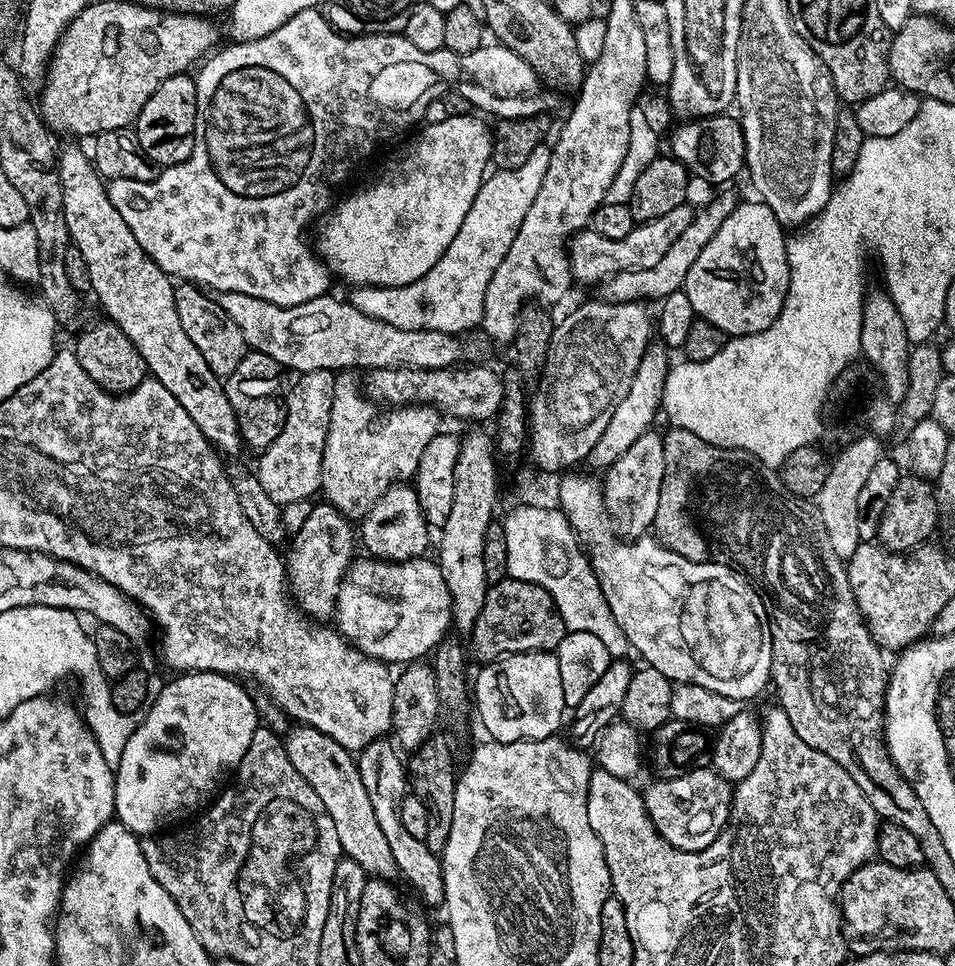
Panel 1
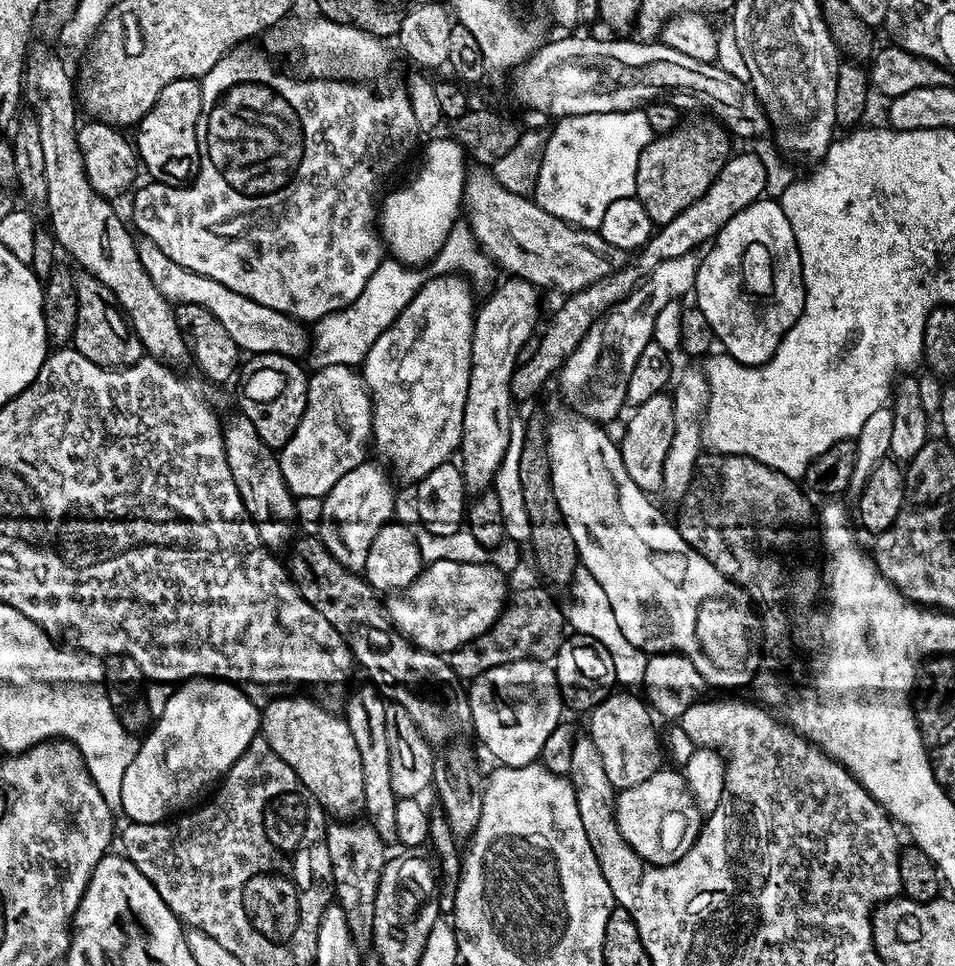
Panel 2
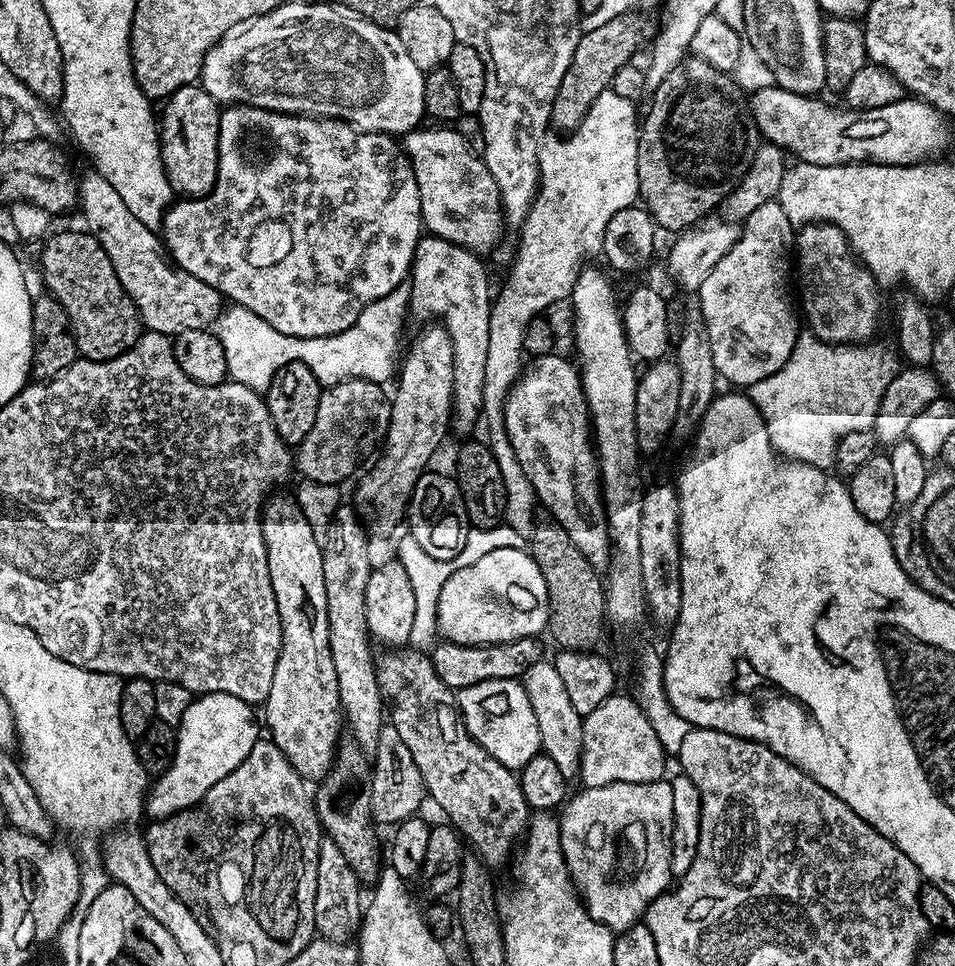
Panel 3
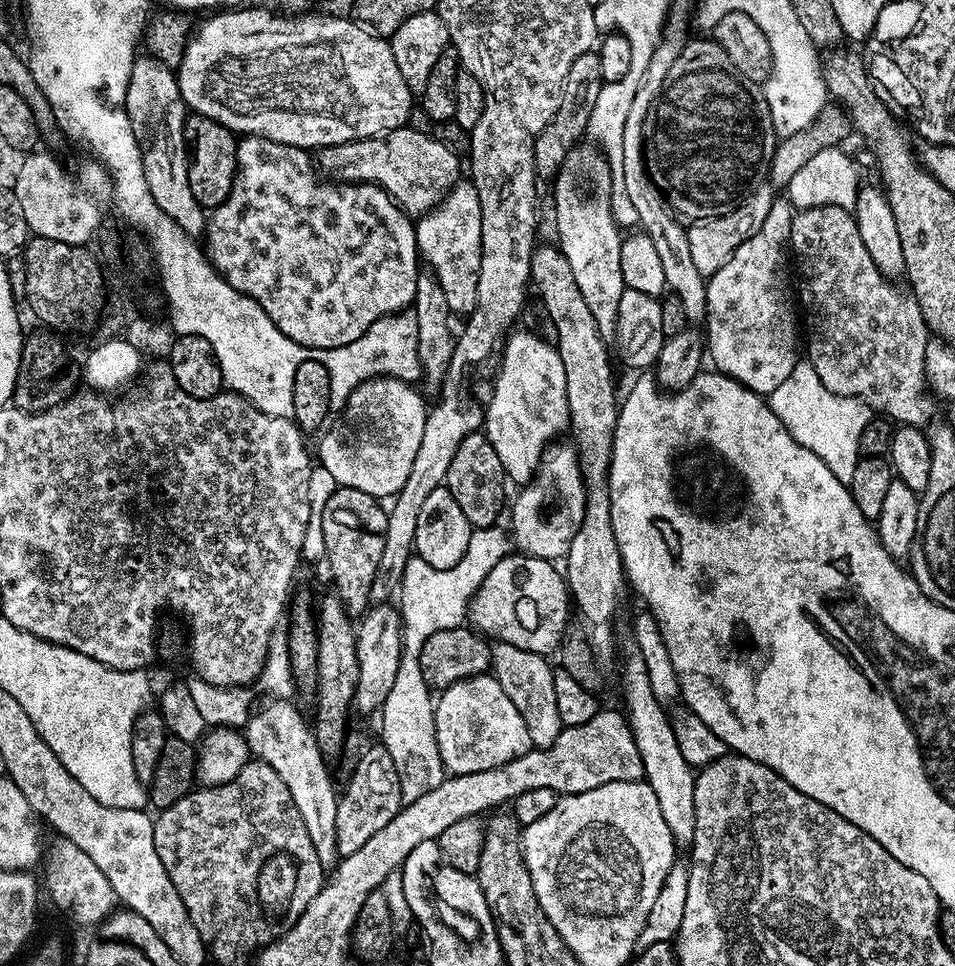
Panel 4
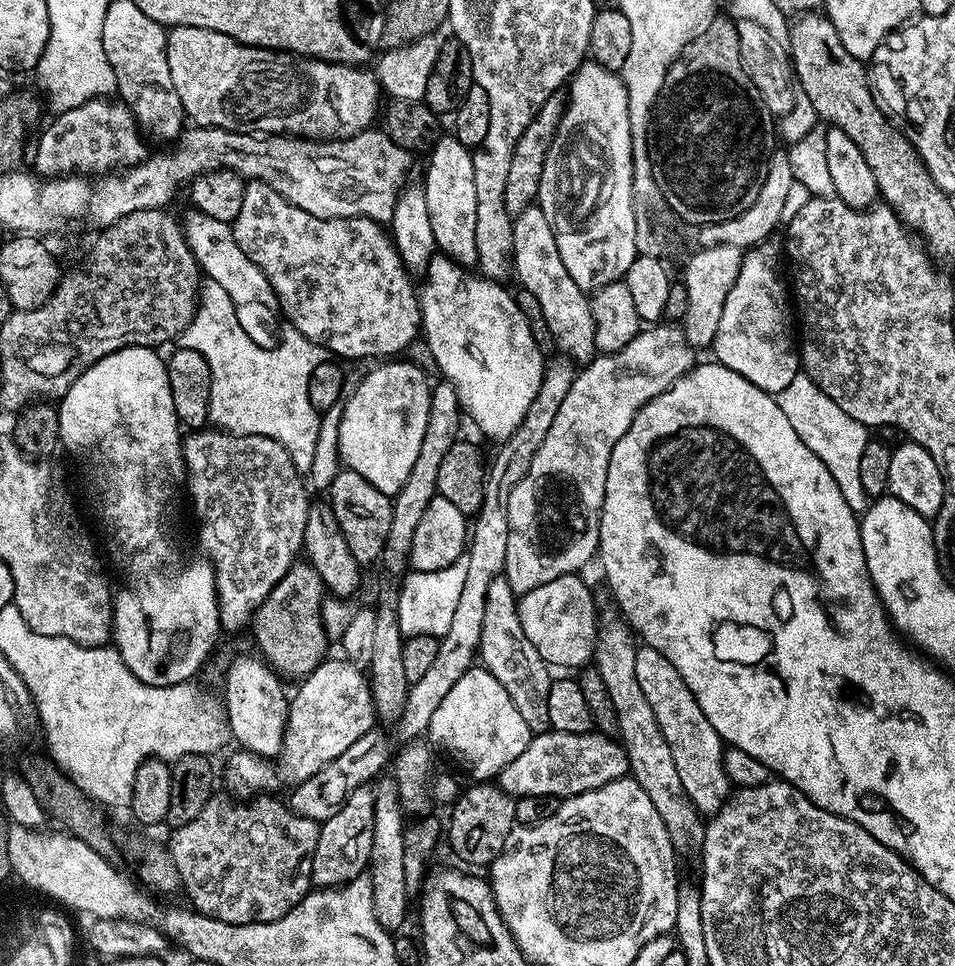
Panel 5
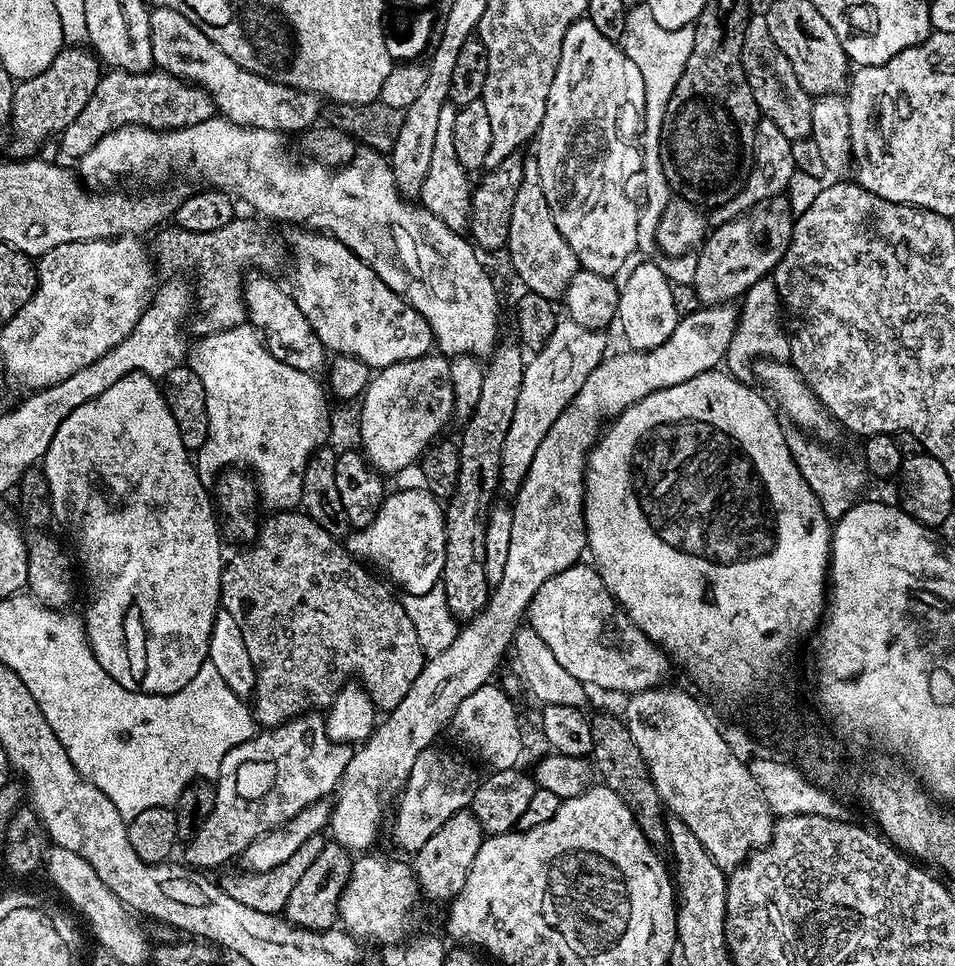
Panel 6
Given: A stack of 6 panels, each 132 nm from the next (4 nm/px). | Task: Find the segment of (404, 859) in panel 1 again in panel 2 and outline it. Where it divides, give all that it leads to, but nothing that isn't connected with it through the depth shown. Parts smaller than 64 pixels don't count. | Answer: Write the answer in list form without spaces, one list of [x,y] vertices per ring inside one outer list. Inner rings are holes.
[[[364,682],[361,688],[353,690],[348,705],[342,709],[342,715],[348,721],[350,734],[354,734],[354,743],[358,745],[358,755],[362,757],[363,811],[368,812],[367,823],[371,824],[381,840],[395,841],[394,810],[398,798],[390,782],[390,742],[386,742],[386,701],[375,684]]]

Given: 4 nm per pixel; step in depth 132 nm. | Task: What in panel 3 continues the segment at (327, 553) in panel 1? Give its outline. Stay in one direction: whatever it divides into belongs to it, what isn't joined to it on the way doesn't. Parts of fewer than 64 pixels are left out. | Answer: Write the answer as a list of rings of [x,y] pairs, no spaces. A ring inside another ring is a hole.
[[[432,322],[416,336],[416,341],[405,354],[398,368],[396,396],[391,397],[392,413],[390,414],[388,430],[383,436],[384,453],[376,460],[376,465],[365,474],[356,488],[355,507],[359,515],[369,525],[376,528],[401,527],[408,511],[408,499],[412,496],[418,478],[429,467],[432,455],[440,448],[444,435],[449,435],[452,418],[452,391],[454,390],[454,350],[450,336],[443,323]]]

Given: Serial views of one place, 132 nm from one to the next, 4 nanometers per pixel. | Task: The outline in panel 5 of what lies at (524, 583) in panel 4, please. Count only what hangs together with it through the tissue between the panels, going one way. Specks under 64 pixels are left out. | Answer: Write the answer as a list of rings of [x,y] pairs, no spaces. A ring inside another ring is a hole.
[[[579,575],[559,576],[554,582],[546,582],[534,590],[523,593],[518,600],[518,611],[522,630],[530,642],[534,642],[534,650],[542,654],[549,666],[556,664],[560,668],[576,668],[580,670],[593,659],[596,651],[596,633],[598,631],[598,615],[596,616],[596,600],[592,592],[580,581]]]

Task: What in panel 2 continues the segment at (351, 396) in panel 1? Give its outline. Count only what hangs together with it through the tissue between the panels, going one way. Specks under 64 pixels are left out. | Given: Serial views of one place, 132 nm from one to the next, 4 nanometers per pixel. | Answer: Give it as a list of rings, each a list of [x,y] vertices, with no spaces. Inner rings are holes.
[[[449,274],[447,276],[432,276],[425,279],[424,284],[418,290],[418,294],[408,305],[402,310],[402,314],[398,314],[398,318],[388,327],[382,335],[374,342],[374,346],[370,346],[368,356],[362,361],[362,375],[364,377],[364,385],[368,387],[368,394],[372,398],[372,442],[371,447],[374,452],[381,456],[379,459],[385,465],[392,464],[391,471],[401,476],[404,480],[412,480],[418,482],[422,478],[426,478],[426,474],[430,474],[430,470],[434,470],[438,466],[449,463],[457,455],[460,447],[460,439],[462,438],[462,414],[466,414],[466,390],[470,386],[470,354],[472,353],[472,335],[474,334],[474,326],[476,325],[477,305],[472,304],[472,292],[469,281],[459,274]],[[396,360],[408,360],[408,388],[404,384],[400,384],[400,368],[396,365]]]

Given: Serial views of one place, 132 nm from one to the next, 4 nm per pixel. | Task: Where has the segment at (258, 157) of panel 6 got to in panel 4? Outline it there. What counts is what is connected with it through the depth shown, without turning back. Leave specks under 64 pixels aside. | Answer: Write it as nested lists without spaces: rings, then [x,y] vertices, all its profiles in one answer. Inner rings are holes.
[[[527,330],[513,331],[504,341],[504,351],[498,357],[495,369],[496,381],[492,384],[492,397],[484,404],[484,427],[488,441],[497,451],[502,461],[505,477],[516,486],[528,484],[540,466],[544,450],[569,427],[569,399],[566,398],[566,370],[563,369],[561,355],[555,346],[536,337]]]

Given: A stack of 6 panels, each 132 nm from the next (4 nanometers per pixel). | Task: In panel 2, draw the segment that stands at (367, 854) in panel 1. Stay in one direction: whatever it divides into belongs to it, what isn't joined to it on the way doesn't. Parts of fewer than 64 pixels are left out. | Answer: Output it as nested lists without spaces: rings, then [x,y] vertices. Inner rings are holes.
[[[280,696],[268,701],[263,705],[262,715],[260,717],[260,732],[266,738],[266,742],[270,742],[270,750],[274,750],[274,754],[278,754],[278,758],[282,758],[282,762],[286,762],[286,766],[290,766],[294,770],[296,778],[302,782],[302,786],[306,786],[306,790],[312,792],[312,797],[319,802],[325,813],[332,818],[352,818],[357,811],[358,813],[364,807],[364,791],[362,790],[362,757],[358,755],[358,745],[354,743],[354,734],[350,734],[350,726],[343,715],[327,712],[322,705],[316,700],[311,700],[308,696]]]

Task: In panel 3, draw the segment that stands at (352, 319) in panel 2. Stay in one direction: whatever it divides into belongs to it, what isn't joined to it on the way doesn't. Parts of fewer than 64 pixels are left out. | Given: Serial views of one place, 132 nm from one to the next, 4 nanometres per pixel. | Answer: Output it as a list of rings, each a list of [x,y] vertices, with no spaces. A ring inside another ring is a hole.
[[[407,283],[398,285],[386,298],[370,302],[358,314],[358,322],[342,334],[322,338],[294,338],[274,330],[270,322],[258,318],[250,310],[239,306],[228,306],[214,321],[214,331],[226,350],[226,366],[229,377],[235,383],[244,384],[255,392],[264,394],[272,385],[273,378],[287,364],[301,364],[318,378],[324,388],[330,388],[346,379],[366,379],[384,386],[398,372],[398,360],[388,356],[388,332],[396,332],[404,324],[404,315],[410,312],[412,290]],[[392,376],[392,377],[391,377]]]

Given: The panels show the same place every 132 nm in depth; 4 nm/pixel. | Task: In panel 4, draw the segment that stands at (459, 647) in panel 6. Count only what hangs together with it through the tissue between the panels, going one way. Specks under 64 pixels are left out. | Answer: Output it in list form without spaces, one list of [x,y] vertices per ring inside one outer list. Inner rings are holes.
[[[553,442],[544,450],[540,466],[535,476],[528,484],[519,489],[516,501],[511,501],[512,528],[511,535],[514,537],[514,544],[521,553],[529,556],[537,556],[543,560],[560,562],[565,559],[570,550],[570,544],[574,542],[574,536],[578,534],[578,526],[582,526],[582,518],[586,514],[586,498],[588,487],[584,485],[584,476],[580,472],[580,454],[576,450],[575,443],[560,444]]]

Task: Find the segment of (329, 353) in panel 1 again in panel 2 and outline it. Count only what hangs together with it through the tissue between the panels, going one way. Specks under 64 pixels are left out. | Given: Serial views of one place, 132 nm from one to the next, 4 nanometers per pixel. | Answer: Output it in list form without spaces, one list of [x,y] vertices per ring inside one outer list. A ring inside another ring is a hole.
[[[143,238],[137,239],[136,249],[144,269],[150,274],[154,286],[173,305],[193,304],[202,306],[226,326],[230,338],[240,347],[241,353],[259,354],[261,352],[277,352],[283,356],[300,358],[310,348],[310,336],[305,325],[291,316],[283,316],[278,310],[270,310],[270,306],[262,306],[262,302],[254,302],[234,290],[230,286],[222,286],[222,282],[214,282],[214,278],[206,278],[202,274],[194,274],[194,270],[186,270],[178,266],[178,262],[170,262],[154,242]]]

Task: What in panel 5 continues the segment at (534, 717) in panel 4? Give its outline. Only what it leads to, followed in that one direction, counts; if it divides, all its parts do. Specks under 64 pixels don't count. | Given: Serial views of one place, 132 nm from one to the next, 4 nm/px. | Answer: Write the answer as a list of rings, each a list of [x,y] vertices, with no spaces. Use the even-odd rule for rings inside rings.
[[[503,574],[494,578],[494,582],[490,582],[490,590],[486,590],[486,618],[482,624],[478,656],[483,667],[494,674],[498,682],[502,682],[506,694],[510,694],[510,702],[518,706],[518,714],[522,714],[522,719],[526,726],[530,726],[532,733],[549,731],[550,686],[554,676],[548,673],[551,672],[550,666],[542,654],[534,650],[534,642],[530,642],[530,638],[526,638],[523,632],[517,597]]]

